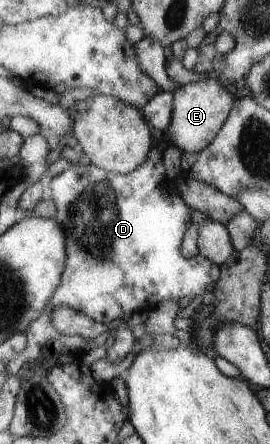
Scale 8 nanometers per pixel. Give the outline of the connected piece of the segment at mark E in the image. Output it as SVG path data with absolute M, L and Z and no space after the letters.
M201 76L198 81L178 85L172 91L172 118L162 134L171 146L183 152L200 152L212 142L216 132L226 122L232 102L242 95L244 92L236 92L228 86L224 87L212 76Z

